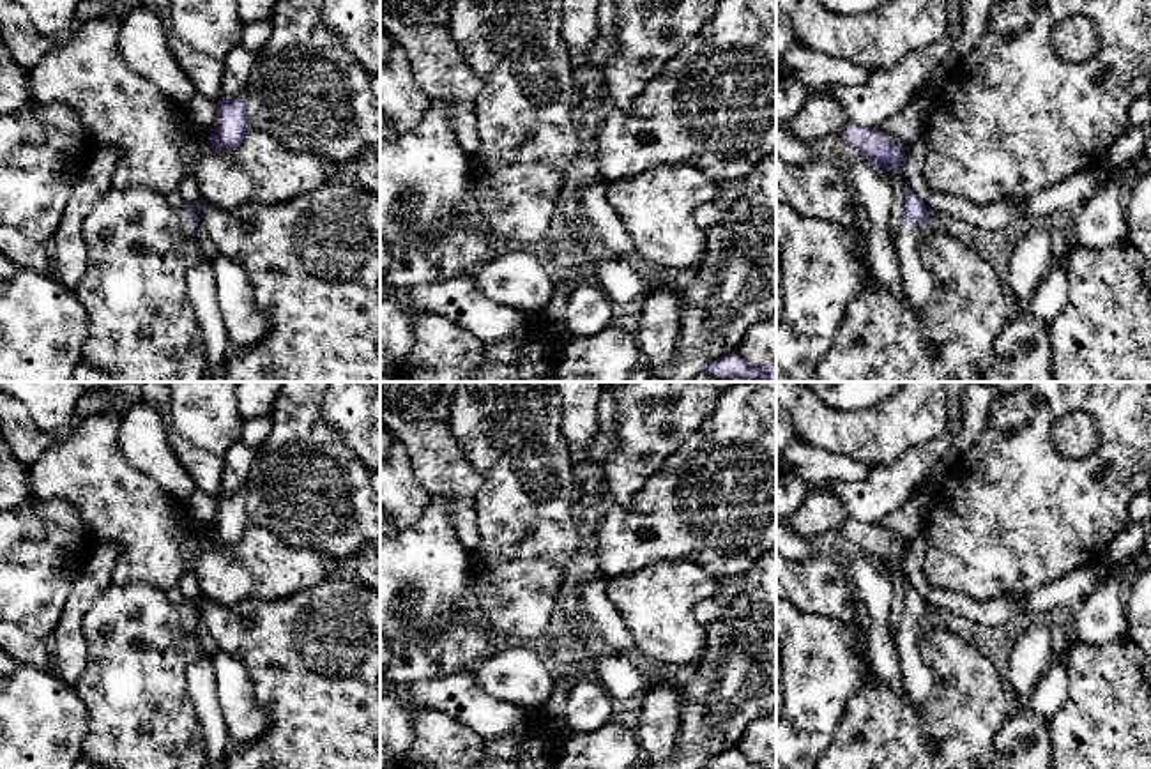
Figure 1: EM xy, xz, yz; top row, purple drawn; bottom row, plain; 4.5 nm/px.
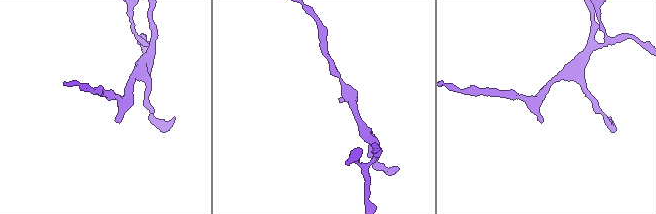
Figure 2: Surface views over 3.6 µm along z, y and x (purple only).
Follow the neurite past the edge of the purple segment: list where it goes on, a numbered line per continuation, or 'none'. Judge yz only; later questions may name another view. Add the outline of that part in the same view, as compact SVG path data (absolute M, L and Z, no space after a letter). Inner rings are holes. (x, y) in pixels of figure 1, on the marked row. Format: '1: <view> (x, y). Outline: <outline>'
1: yz (918, 285). Outline: M903 216L893 237L893 246L900 260L903 293L918 311L928 304L934 292L934 279L921 262L925 255L925 232L926 226Z

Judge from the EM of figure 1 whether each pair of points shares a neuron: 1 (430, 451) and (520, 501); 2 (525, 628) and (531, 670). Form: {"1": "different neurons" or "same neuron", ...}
{"1": "different neurons", "2": "different neurons"}

